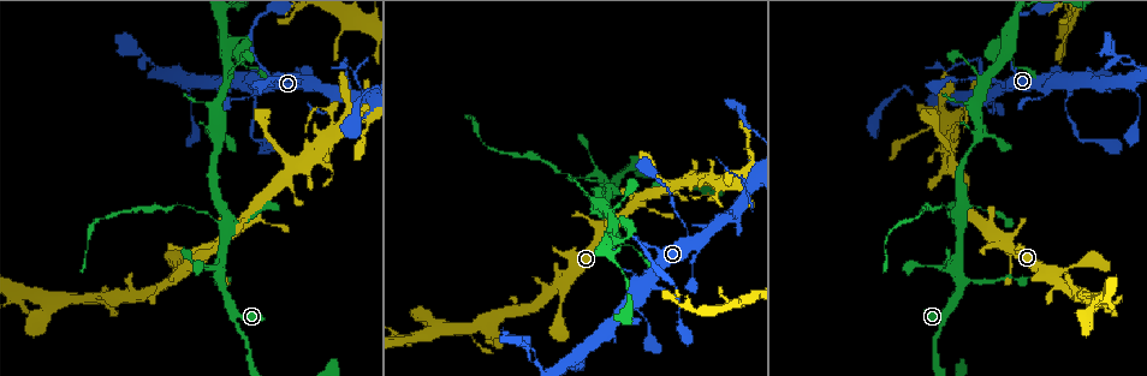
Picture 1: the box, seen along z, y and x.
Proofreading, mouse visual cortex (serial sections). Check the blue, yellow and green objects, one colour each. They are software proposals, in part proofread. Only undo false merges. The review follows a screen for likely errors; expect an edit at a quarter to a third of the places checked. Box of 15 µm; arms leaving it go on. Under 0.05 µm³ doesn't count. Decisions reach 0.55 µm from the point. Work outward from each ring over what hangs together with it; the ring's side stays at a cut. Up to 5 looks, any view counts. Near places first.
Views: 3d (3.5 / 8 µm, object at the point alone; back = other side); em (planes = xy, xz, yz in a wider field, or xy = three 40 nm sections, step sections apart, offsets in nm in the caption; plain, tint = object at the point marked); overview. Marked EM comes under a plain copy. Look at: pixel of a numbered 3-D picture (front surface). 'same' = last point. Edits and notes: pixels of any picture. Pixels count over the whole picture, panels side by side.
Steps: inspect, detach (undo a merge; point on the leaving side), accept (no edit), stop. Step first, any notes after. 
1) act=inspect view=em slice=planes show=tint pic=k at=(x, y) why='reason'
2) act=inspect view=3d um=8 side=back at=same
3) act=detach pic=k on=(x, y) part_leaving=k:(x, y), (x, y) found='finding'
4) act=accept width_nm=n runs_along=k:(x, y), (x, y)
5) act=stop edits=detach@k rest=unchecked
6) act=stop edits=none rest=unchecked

act=inspect view=3d um=8 pic=1 at=(982, 134) why='three arms meet'

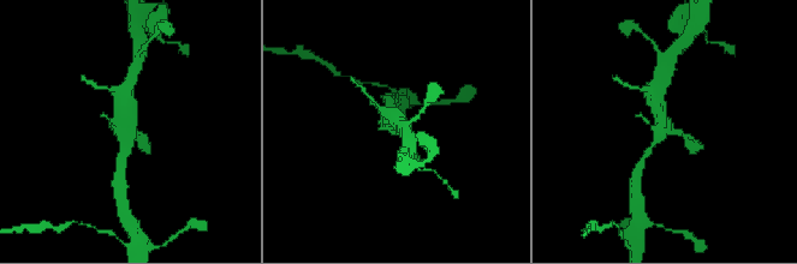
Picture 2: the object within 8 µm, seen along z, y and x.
act=inspect view=3d um=3.5 pic=2 at=(126, 128)

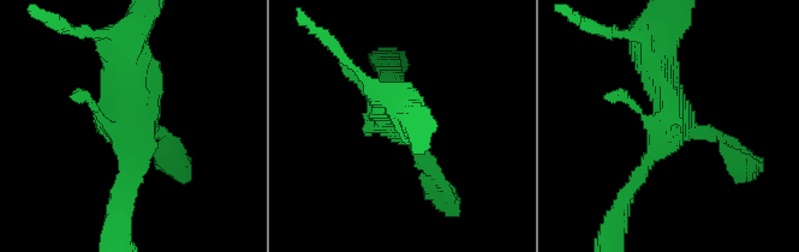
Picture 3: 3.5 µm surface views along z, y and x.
act=inspect view=em slice=xy step=2 show=tint pic=3 at=(132, 122)

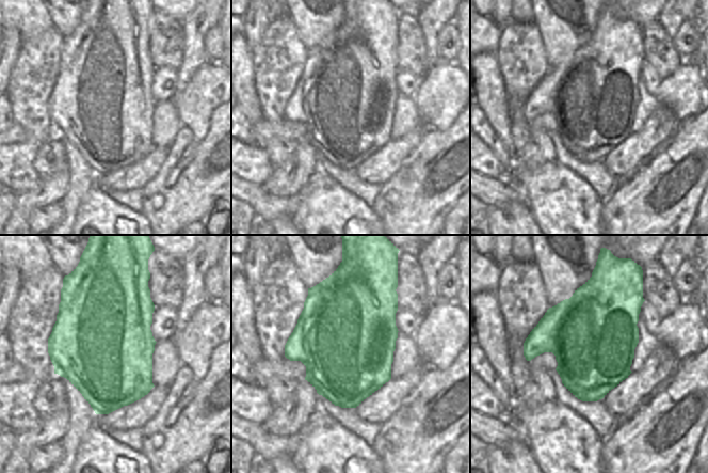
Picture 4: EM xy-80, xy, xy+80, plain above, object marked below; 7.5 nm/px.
act=accept runs_along=3:(630, 191), (669, 128), (651, 43) found='one cell here'

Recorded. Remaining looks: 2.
act=inspect view=3d um=8 pic=1 at=(193, 208) why='a narrow waist'

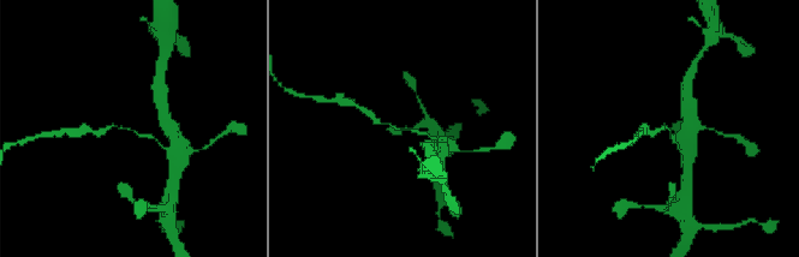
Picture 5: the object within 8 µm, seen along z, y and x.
act=inspect view=3d um=3.5 pic=5 at=(402, 129)

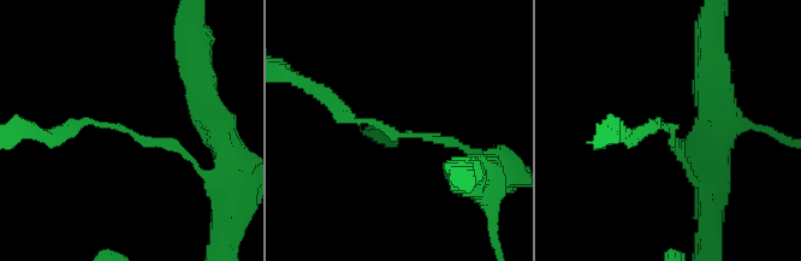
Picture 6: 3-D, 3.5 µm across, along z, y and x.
act=detach pic=6 on=(339, 119) arm_widths_nm=150,150 part_leaving=6:(378, 124), (340, 112), (296, 78) found='two cells meet here'

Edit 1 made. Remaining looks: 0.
act=stop edits=detach@6 rest=unchecked

